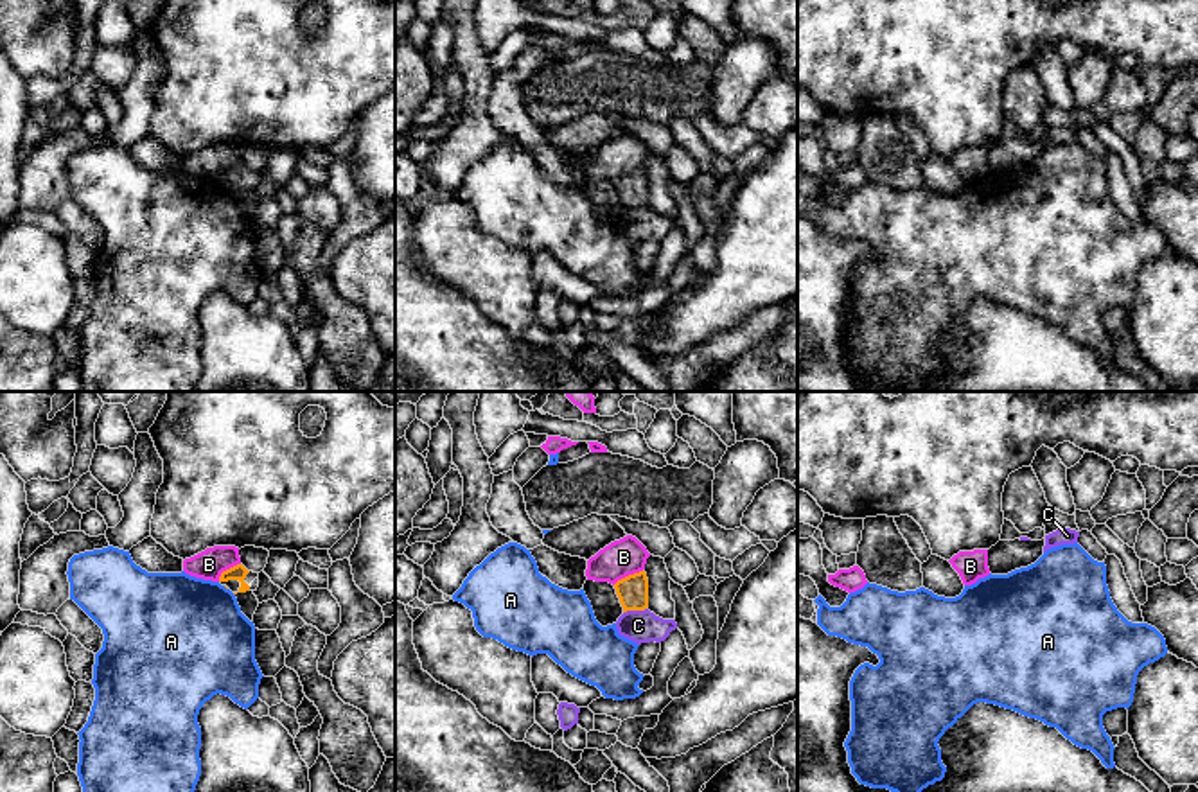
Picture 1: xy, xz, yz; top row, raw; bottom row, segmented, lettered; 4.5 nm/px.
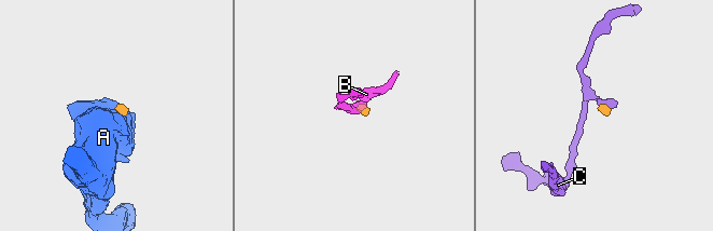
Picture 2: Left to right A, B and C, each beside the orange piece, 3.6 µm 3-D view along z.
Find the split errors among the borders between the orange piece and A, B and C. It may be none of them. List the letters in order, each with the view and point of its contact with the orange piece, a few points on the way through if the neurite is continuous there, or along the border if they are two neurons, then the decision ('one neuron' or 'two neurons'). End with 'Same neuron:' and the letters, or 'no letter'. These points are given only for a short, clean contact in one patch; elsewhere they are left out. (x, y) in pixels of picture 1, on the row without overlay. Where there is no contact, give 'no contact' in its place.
A: no contact | two neurons
B: xz (629, 173) | along xz (642, 167), (613, 182) | two neurons
C: xz (634, 207) | along xz (645, 205), (624, 211) | two neurons
Same neuron: no letter

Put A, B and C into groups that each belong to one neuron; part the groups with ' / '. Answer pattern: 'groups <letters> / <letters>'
groups A / B / C

